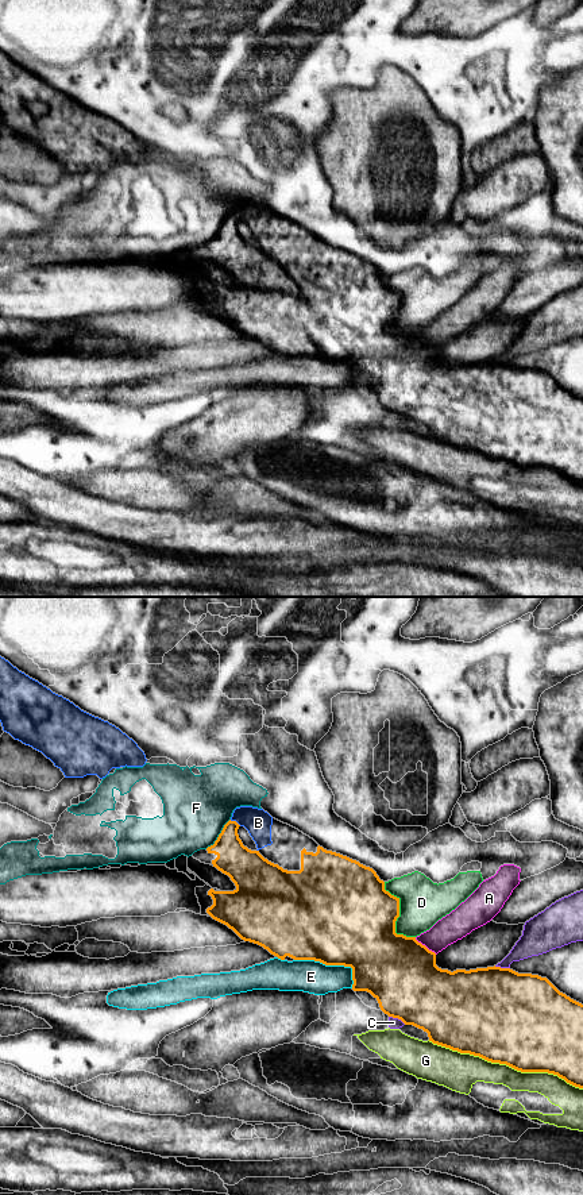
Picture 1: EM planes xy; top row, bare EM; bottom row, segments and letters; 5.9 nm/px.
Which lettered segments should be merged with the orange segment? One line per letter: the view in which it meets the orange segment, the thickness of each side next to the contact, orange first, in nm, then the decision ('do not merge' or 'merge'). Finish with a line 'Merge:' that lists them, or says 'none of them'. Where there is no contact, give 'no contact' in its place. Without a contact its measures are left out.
A: contact in xy; calibres 420 and 170 nm; do not merge
B: contact in xy; calibres 200 and 160 nm; merge
C: contact in xy; calibres 420 and 60 nm; do not merge
D: contact in xy; calibres 460 and 280 nm; do not merge
E: contact in xy; calibres 500 and 190 nm; do not merge
F: contact in xy; calibres 220 and 400 nm; do not merge
G: contact in xy; calibres 500 and 200 nm; do not merge
Merge: B

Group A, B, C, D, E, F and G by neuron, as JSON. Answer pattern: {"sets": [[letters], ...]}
{"sets": [["A", "E"], ["B"], ["C"], ["D"], ["F"], ["G"]]}

